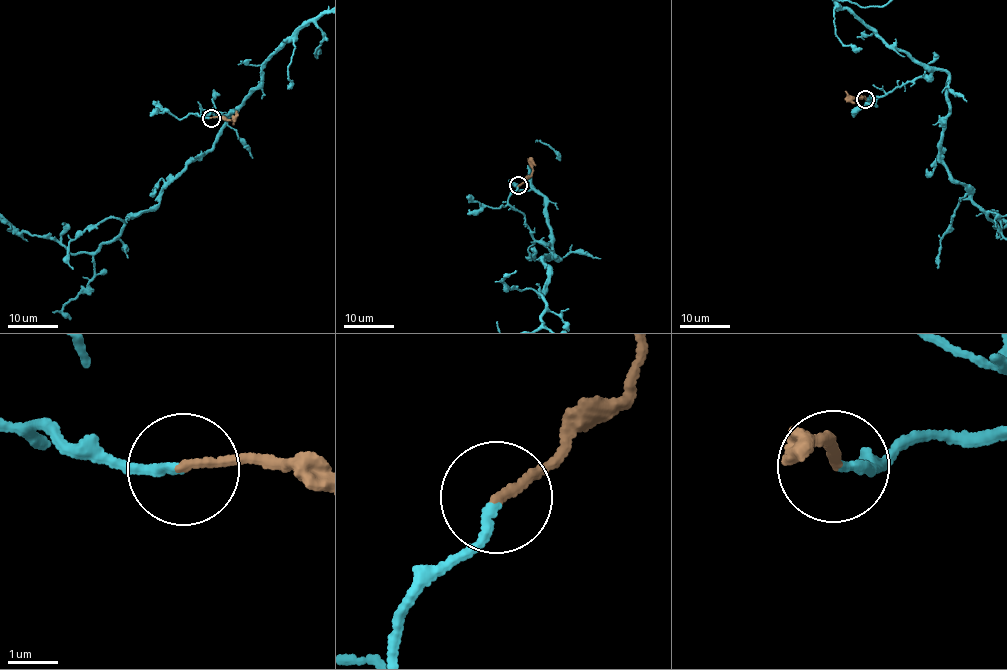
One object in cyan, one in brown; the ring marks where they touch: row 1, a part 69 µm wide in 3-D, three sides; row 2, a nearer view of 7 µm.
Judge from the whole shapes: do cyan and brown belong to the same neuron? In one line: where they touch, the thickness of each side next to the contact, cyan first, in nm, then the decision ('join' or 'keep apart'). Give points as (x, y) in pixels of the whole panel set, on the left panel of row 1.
place (211, 118); calibres 170 and 180 nm; join

